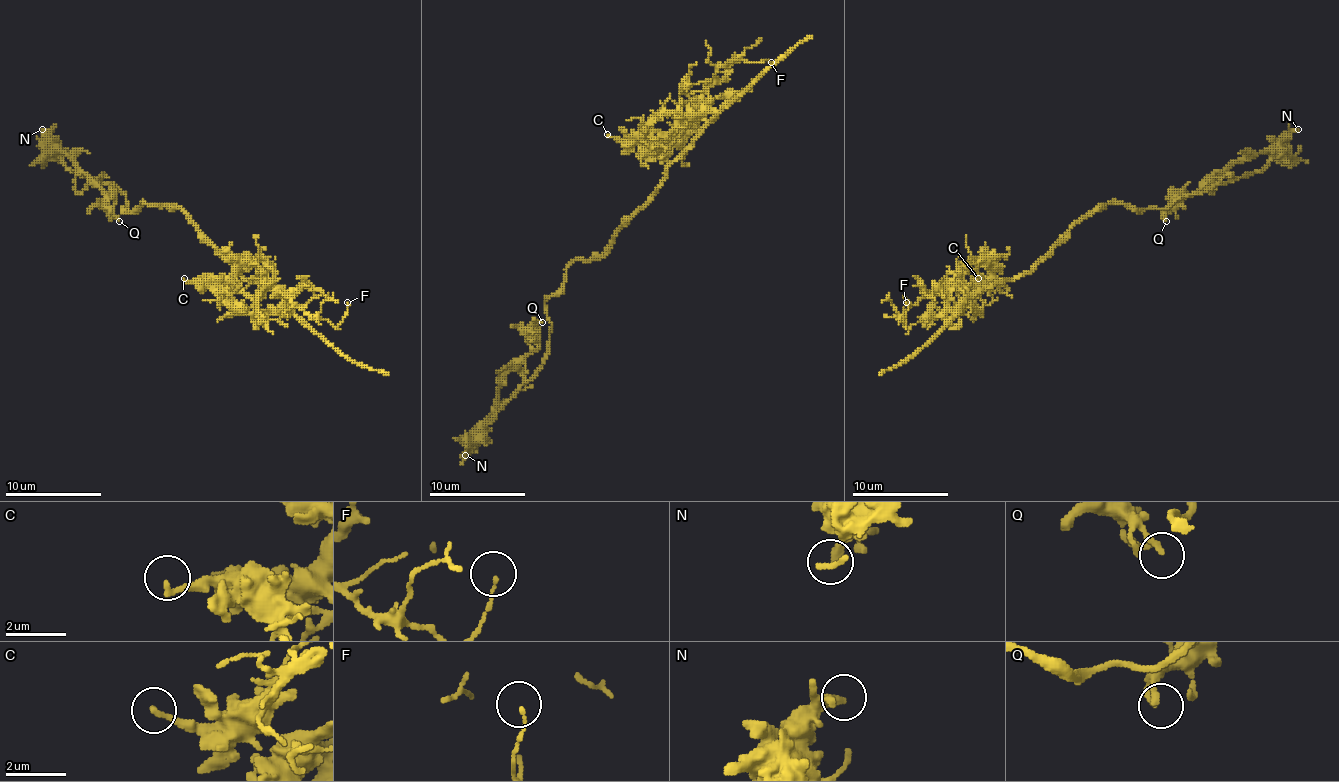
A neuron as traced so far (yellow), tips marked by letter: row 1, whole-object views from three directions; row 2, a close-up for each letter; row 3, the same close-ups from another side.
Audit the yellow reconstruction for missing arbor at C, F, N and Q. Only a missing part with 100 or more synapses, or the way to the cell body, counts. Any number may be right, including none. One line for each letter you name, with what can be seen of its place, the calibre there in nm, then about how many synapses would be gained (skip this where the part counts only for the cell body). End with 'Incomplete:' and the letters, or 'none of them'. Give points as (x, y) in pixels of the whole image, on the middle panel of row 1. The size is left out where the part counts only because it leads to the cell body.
Incomplete: none of them

